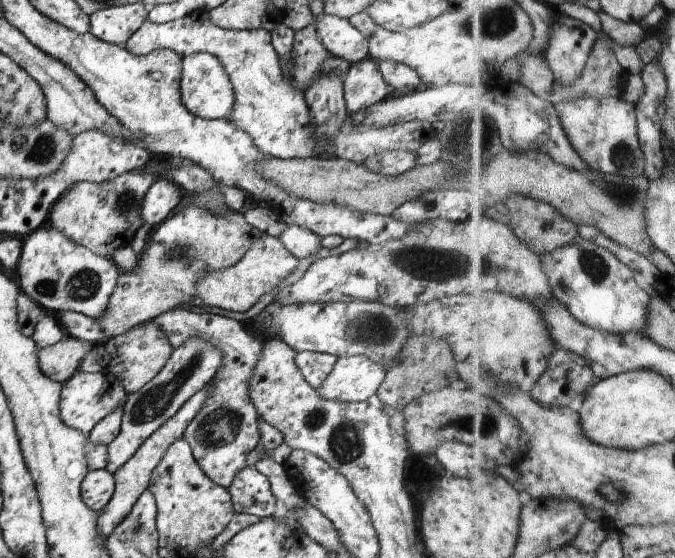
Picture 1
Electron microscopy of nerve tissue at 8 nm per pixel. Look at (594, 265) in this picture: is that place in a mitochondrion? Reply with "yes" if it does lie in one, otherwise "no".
yes

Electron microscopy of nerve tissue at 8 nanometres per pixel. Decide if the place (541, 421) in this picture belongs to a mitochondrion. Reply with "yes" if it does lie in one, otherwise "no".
no

